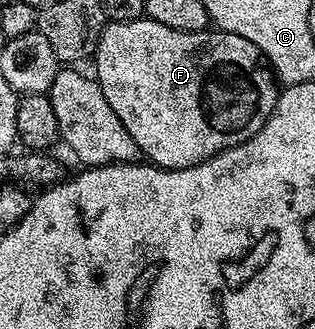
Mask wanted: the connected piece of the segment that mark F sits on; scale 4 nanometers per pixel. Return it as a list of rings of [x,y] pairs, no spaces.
[[[145,16],[131,22],[110,22],[106,25],[102,29],[98,48],[92,55],[93,62],[95,70],[93,73],[96,75],[99,88],[104,92],[104,100],[108,100],[108,104],[112,104],[112,112],[116,112],[116,116],[120,116],[120,124],[124,124],[124,128],[128,128],[128,136],[132,136],[132,140],[136,140],[139,151],[143,155],[147,154],[150,157],[147,159],[163,170],[183,170],[216,156],[222,150],[244,144],[244,140],[256,136],[256,132],[260,132],[260,128],[264,128],[280,93],[280,86],[276,81],[274,71],[270,69],[266,59],[256,48],[256,44],[252,44],[244,36],[236,36],[232,32],[224,32],[217,28],[207,28],[200,32],[180,32],[176,28],[168,28],[168,24],[160,24]]]

